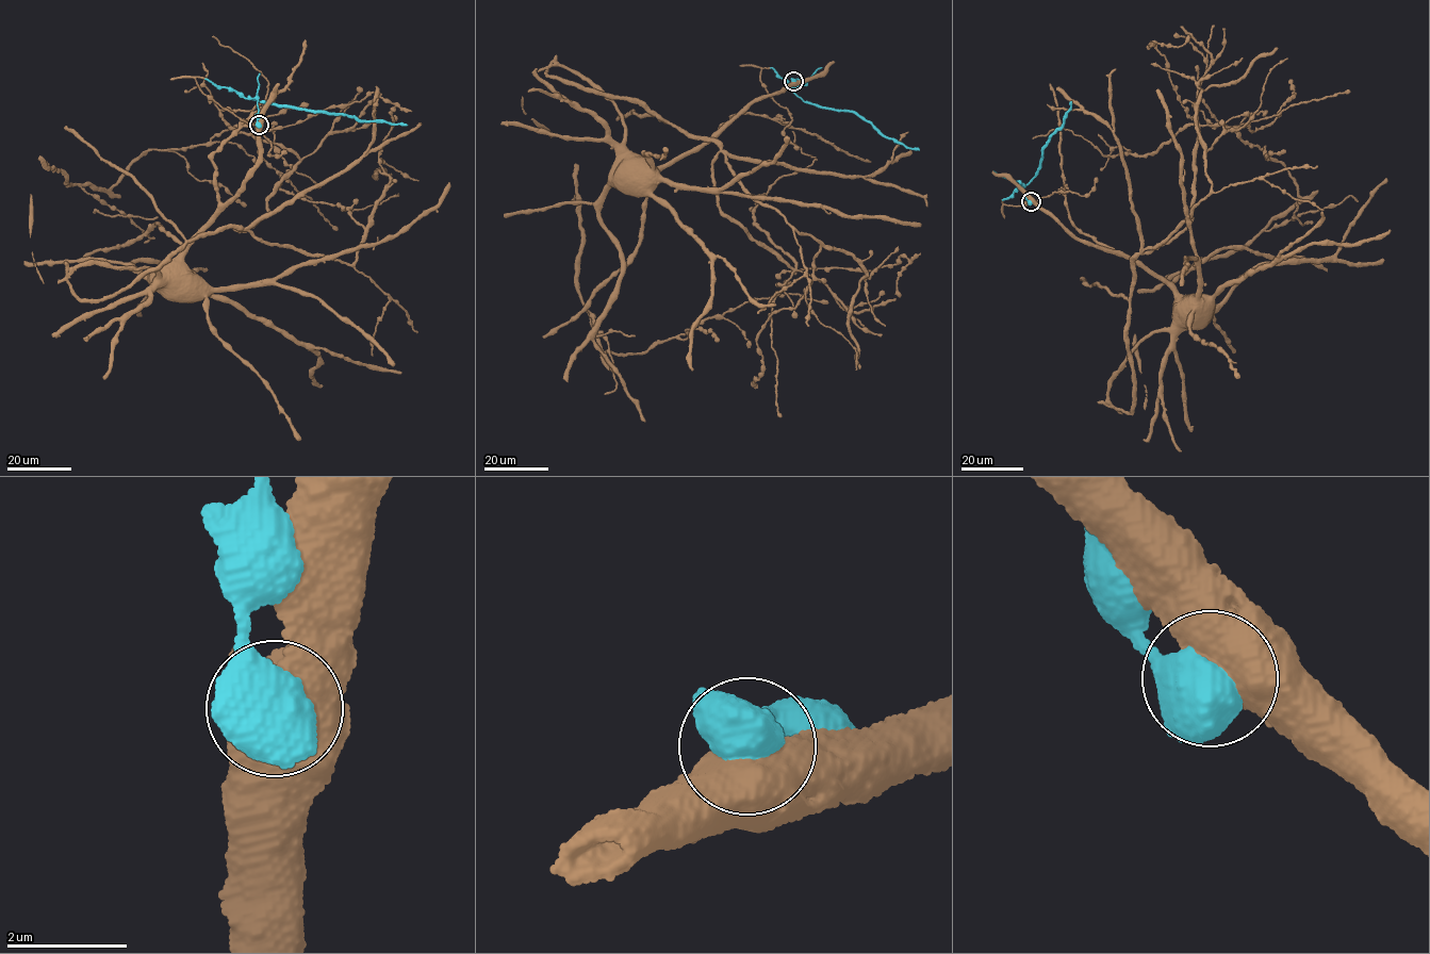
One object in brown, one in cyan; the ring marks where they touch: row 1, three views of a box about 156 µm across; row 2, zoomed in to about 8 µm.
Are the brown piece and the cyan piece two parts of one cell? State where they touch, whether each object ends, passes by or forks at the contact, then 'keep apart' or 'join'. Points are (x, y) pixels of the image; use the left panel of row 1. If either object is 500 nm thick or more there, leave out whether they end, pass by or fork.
at (259, 125); join

